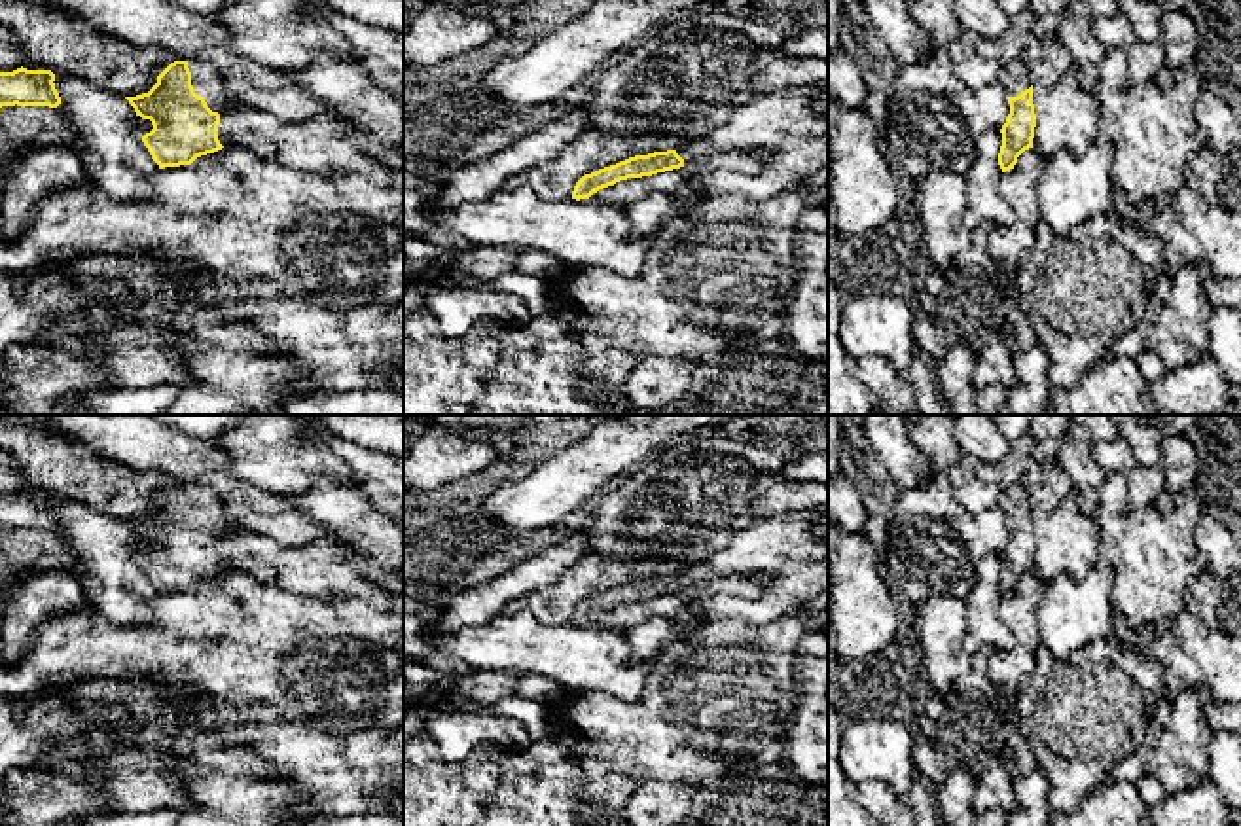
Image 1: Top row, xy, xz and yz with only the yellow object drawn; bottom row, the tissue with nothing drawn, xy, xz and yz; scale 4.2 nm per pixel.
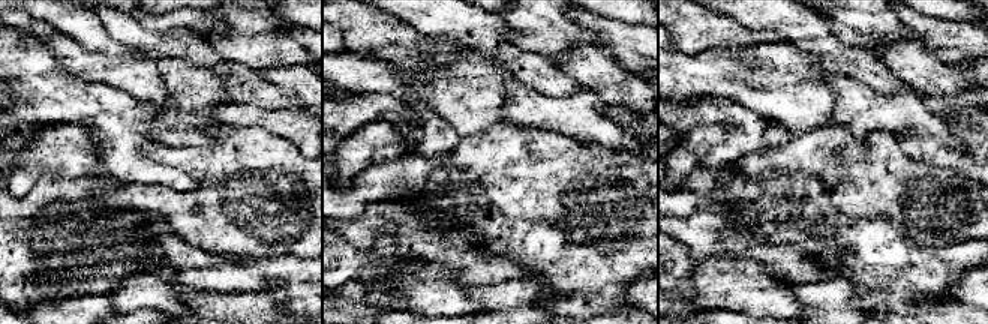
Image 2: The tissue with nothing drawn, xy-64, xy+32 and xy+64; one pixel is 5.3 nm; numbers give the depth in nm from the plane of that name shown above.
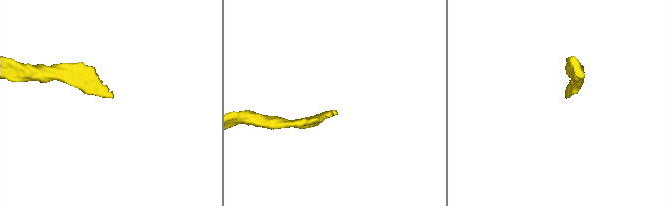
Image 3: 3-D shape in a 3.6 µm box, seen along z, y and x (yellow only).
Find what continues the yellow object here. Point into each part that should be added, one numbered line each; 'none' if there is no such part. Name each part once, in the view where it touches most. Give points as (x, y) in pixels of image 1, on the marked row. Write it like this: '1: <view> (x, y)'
1: xy (207, 82)

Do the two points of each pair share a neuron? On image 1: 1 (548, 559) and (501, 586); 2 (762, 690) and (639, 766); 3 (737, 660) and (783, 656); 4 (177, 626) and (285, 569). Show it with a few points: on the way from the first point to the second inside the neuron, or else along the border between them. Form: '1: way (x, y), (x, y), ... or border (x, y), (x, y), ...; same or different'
1: way (537, 571), (512, 586); same
2: way (732, 700), (700, 732), (669, 741); same
3: way (749, 660), (772, 658); same
4: border (224, 571), (245, 571), (260, 580), (304, 595); different

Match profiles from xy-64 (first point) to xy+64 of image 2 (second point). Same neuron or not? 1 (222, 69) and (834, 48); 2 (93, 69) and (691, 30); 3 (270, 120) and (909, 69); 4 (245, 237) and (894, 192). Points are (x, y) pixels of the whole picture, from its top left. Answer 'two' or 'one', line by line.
1: one
2: one
3: two
4: one

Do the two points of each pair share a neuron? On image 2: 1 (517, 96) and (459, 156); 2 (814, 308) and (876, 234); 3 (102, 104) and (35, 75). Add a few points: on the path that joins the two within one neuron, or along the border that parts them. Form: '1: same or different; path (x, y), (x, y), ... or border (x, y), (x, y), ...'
1: different; border (504, 120), (523, 128), (538, 129)
2: different; border (846, 278), (855, 290), (852, 303), (856, 308)
3: same; path (86, 102), (59, 98), (51, 92)

